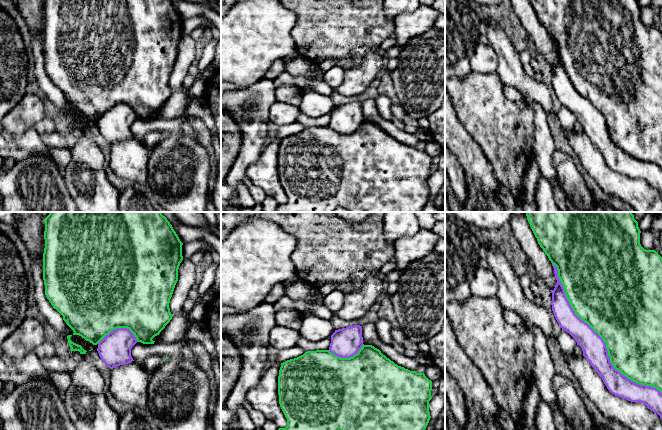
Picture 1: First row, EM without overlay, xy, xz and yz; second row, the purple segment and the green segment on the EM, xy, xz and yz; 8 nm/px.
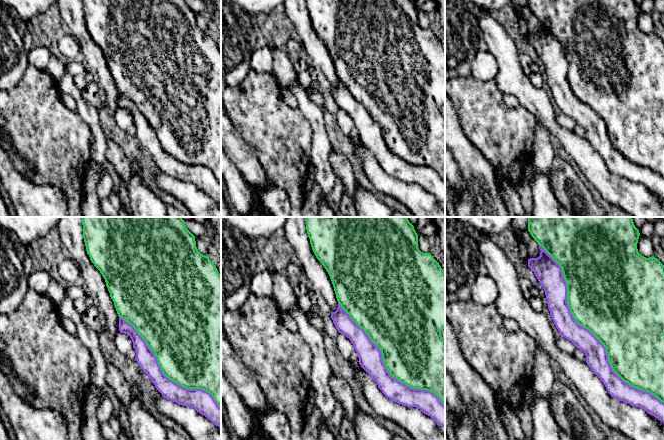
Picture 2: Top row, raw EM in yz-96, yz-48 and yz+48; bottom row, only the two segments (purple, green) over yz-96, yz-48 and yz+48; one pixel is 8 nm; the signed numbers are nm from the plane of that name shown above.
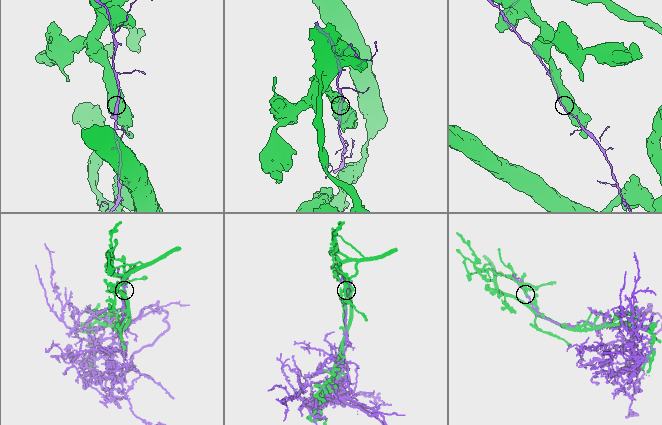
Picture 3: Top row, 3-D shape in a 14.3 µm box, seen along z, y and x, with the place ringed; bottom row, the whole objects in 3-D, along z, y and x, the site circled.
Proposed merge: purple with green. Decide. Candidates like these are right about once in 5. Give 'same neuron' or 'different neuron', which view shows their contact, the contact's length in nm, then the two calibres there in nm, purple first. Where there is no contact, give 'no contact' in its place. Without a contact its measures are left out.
different neuron; meets purple in yz; contact 1350 nm long; 190 nm thick on the purple side, 500 nm on the other

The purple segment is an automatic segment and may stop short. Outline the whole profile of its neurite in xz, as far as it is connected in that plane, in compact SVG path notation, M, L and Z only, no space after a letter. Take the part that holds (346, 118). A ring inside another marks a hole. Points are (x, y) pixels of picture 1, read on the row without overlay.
M354 101L335 106L329 127L340 134L350 134L363 122L362 102Z

